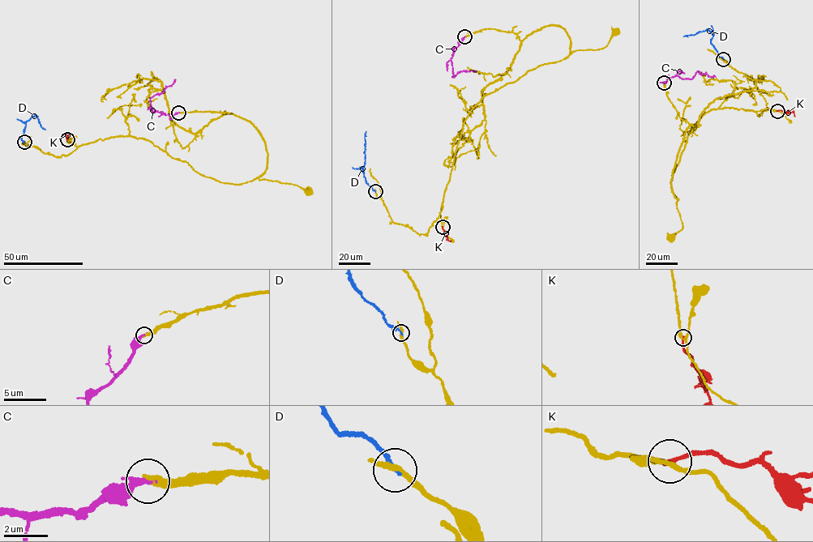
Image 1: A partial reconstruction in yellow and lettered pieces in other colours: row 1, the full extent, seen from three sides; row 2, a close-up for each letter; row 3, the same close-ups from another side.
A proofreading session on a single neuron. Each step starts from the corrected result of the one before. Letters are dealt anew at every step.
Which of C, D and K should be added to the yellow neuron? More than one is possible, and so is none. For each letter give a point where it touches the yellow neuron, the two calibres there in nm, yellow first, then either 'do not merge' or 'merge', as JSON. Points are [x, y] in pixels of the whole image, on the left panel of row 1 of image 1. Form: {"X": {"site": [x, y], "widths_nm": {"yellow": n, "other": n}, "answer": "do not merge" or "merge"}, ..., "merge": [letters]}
{"C": {"site": [178, 113], "widths_nm": {"yellow": 340, "other": 280}, "answer": "merge"}, "D": {"site": [24, 142], "widths_nm": {"yellow": 200, "other": 160}, "answer": "do not merge"}, "K": {"site": [67, 139], "widths_nm": {"yellow": 200, "other": 190}, "answer": "do not merge"}, "merge": ["C"]}

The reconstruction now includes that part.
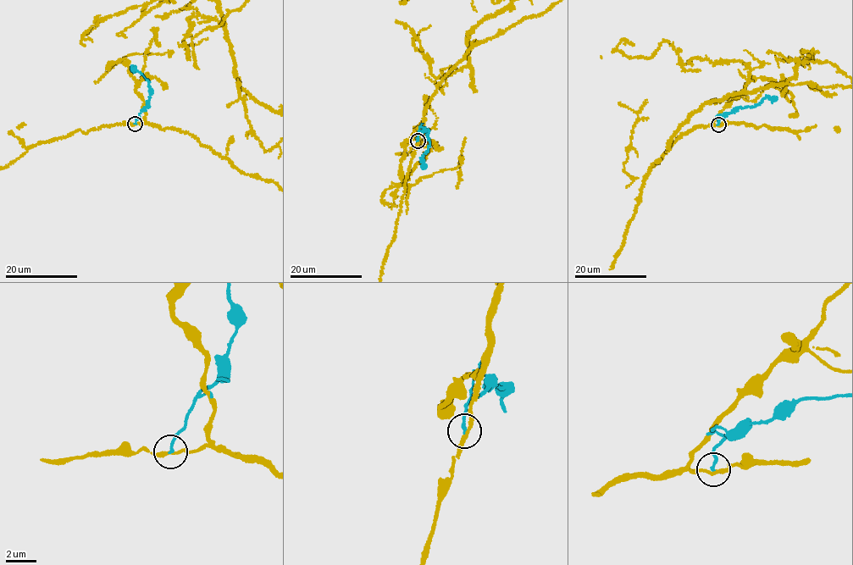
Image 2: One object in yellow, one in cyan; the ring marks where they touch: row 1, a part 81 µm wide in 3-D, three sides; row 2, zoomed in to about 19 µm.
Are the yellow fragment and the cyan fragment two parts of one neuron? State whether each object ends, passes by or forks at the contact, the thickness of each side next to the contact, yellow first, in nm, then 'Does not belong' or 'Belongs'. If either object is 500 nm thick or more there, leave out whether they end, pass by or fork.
At the ring yellow passes by. At the ring cyan ends. Thickness 190 nm (yellow) against 180 nm. Does not belong

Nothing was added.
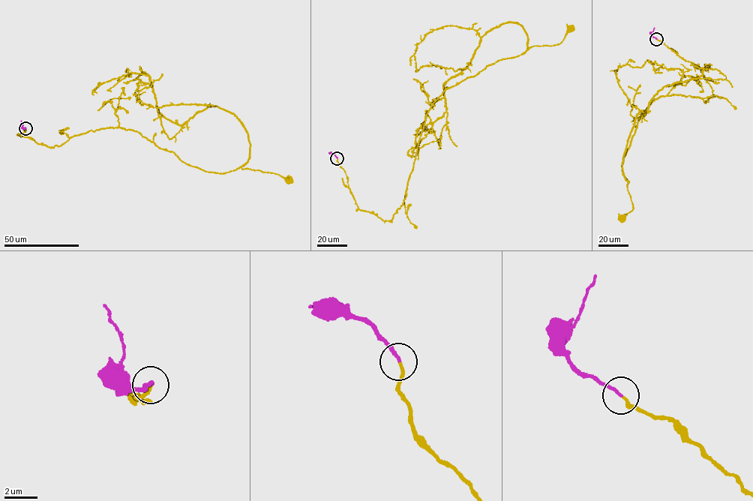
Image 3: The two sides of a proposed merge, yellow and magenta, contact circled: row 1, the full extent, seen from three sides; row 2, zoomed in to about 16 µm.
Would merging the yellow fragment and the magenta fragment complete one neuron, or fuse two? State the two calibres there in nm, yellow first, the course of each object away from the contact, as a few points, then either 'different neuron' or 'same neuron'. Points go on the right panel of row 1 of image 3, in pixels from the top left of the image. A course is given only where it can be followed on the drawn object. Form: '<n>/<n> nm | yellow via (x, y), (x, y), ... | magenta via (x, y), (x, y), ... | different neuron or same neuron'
170/180 nm | yellow via (657, 39), (700, 67), (714, 95), (706, 103), (661, 96), (642, 112), (622, 165), (633, 208), (622, 218) | magenta via (657, 39), (652, 34), (654, 28) | same neuron

